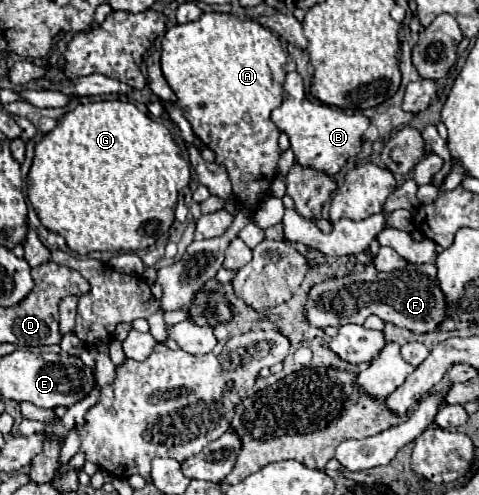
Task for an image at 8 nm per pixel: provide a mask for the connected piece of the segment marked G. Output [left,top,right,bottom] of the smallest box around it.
[26,100,190,256]

